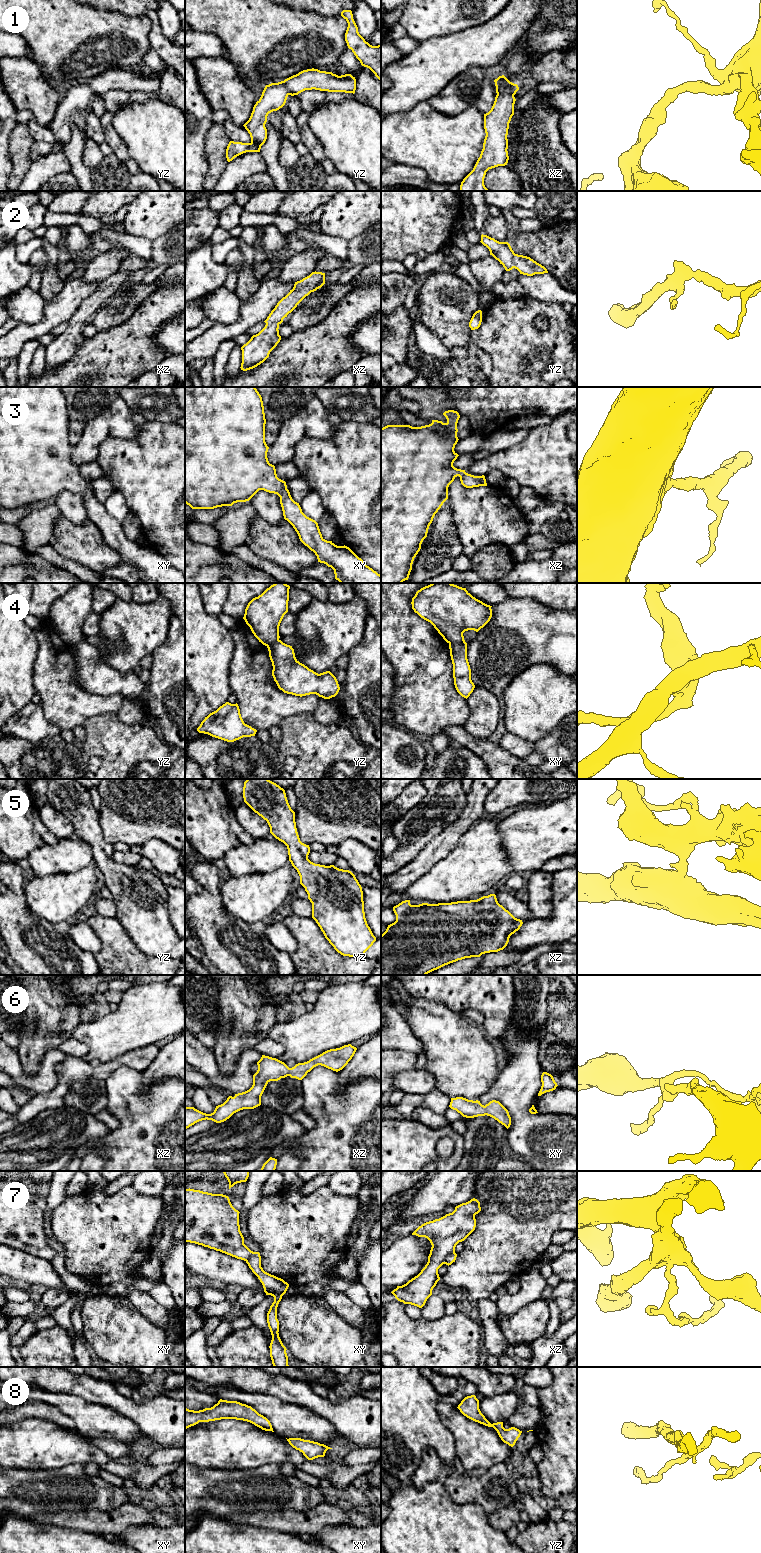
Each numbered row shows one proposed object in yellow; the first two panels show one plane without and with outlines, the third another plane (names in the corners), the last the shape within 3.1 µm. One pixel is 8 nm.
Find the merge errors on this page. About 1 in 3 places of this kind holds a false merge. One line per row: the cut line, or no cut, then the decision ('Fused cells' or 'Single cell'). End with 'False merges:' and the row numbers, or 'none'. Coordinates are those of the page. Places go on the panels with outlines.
1: No split. Single cell
2: No split. Single cell
3: No split. Single cell
4: Split along xy (464, 641), (449, 644). Fused cells
5: No split. Single cell
6: No split. Single cell
7: Split along xz (454, 1251), (445, 1258), (443, 1263). Fused cells
8: Split along yz (504, 1428), (496, 1430). Fused cells
False merges: 4, 7, 8

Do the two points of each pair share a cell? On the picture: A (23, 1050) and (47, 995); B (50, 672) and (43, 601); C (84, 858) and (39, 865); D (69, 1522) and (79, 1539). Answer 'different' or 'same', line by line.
A: same
B: different
C: same
D: different

